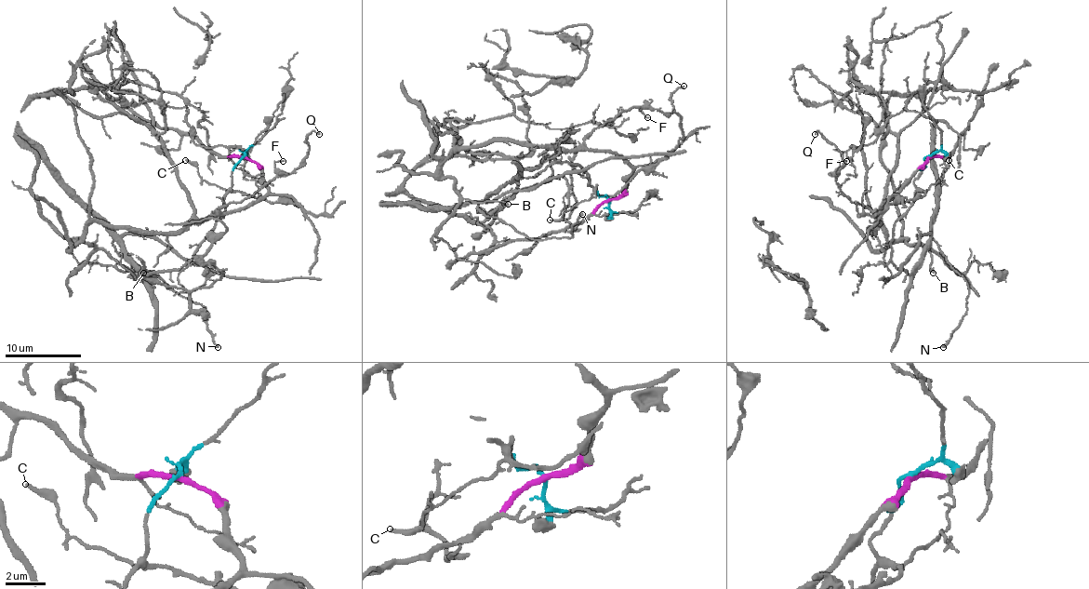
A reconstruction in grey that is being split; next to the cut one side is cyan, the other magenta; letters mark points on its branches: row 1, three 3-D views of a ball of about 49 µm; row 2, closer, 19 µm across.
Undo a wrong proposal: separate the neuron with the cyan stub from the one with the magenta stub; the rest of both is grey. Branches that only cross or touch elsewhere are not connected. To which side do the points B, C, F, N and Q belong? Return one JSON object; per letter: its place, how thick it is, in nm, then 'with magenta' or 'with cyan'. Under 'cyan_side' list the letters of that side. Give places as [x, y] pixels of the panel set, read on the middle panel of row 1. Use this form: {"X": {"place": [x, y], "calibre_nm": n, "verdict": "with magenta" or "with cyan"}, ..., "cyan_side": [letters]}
{"B": {"place": [508, 204], "calibre_nm": 190, "verdict": "with magenta"}, "C": {"place": [550, 220], "calibre_nm": 200, "verdict": "with cyan"}, "F": {"place": [647, 117], "calibre_nm": 100, "verdict": "with magenta"}, "N": {"place": [582, 214], "calibre_nm": 200, "verdict": "with cyan"}, "Q": {"place": [683, 86], "calibre_nm": 180, "verdict": "with magenta"}, "cyan_side": ["C", "N"]}

